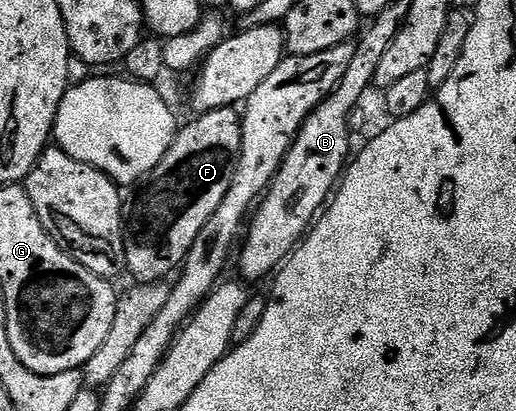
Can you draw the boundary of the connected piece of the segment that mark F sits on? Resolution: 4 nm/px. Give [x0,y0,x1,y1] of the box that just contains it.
[122,108,242,284]

